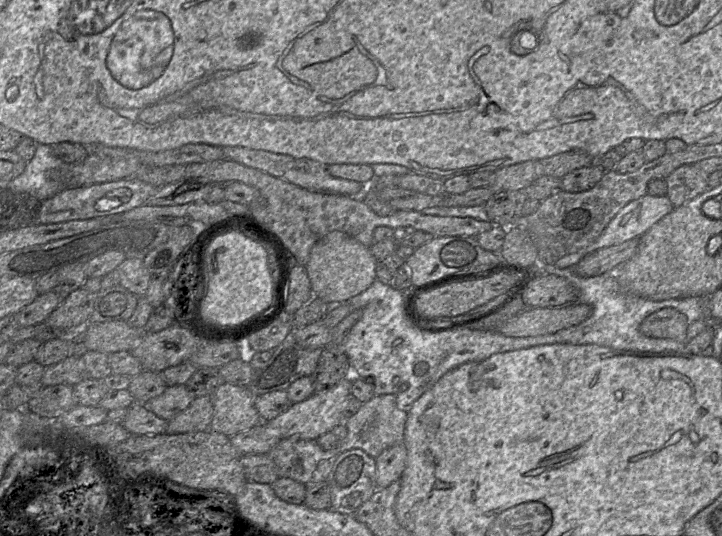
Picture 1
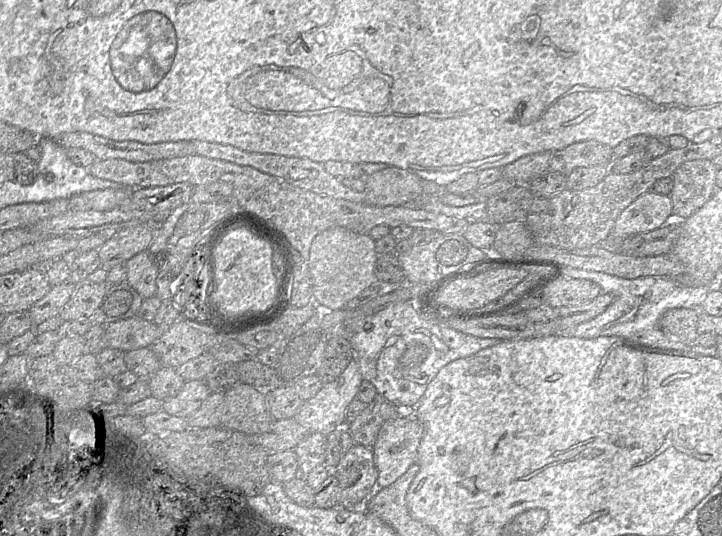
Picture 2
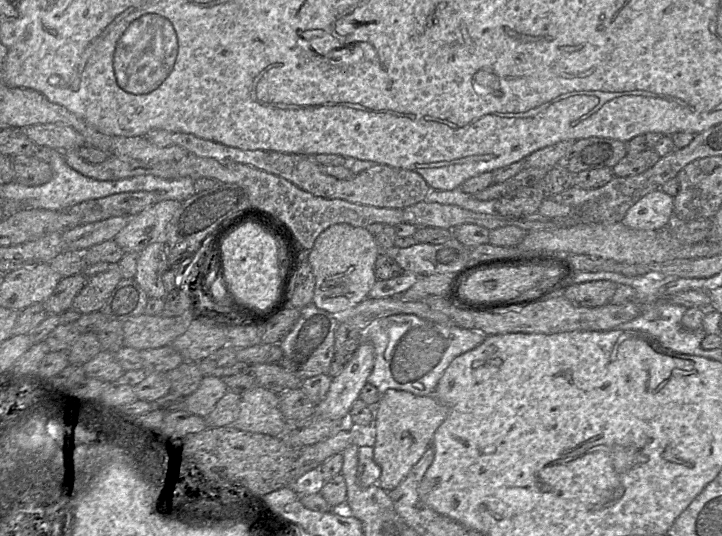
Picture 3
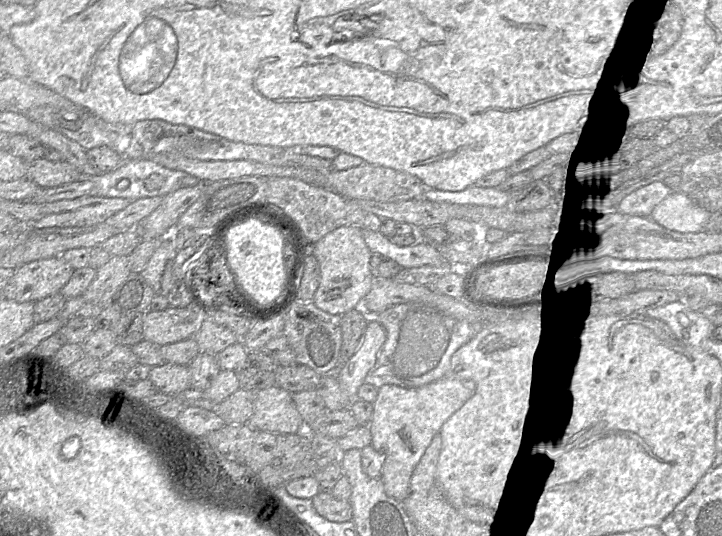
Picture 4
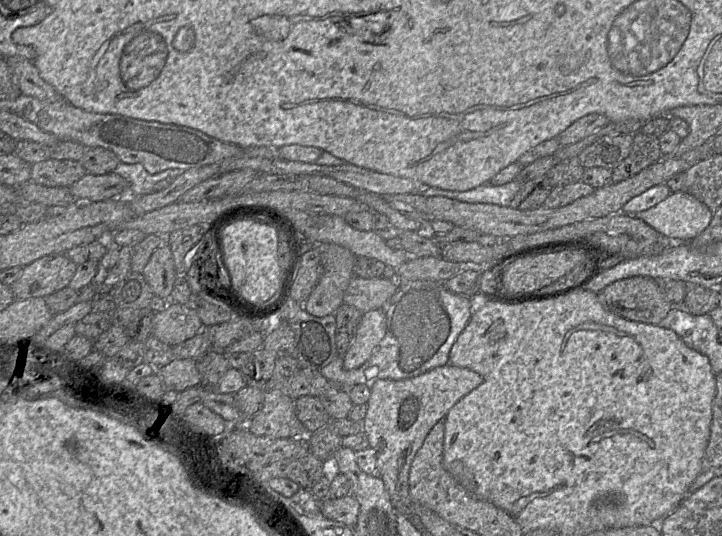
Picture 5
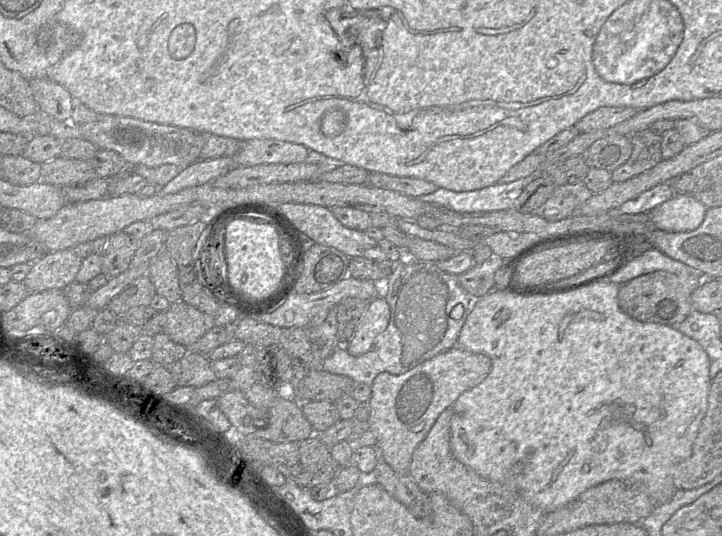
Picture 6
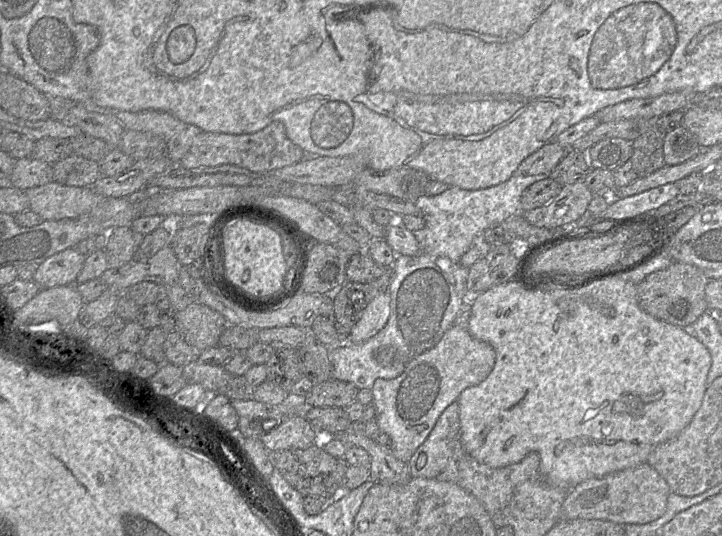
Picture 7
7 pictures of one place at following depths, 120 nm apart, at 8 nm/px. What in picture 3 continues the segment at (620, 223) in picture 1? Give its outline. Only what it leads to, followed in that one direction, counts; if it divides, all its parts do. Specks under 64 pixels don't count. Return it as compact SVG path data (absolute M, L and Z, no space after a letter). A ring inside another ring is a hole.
M656 189L630 207L621 222L639 230L665 229L674 222L674 198Z

